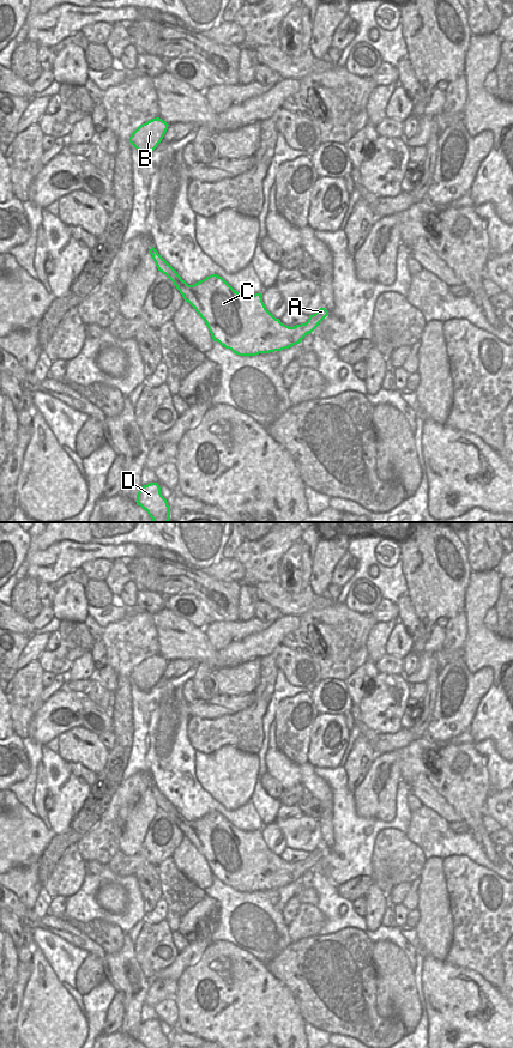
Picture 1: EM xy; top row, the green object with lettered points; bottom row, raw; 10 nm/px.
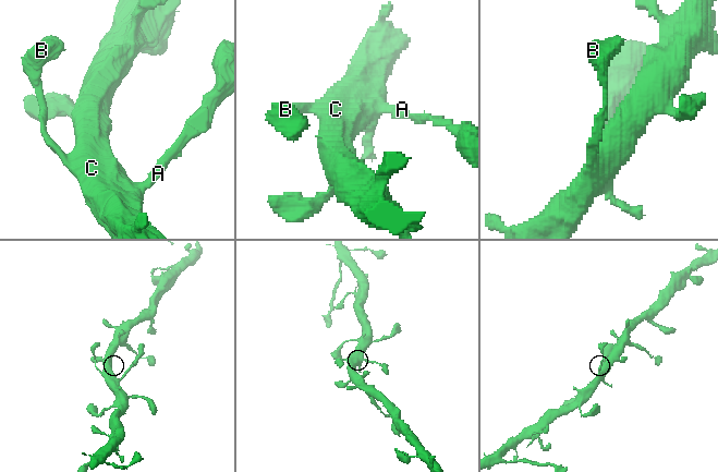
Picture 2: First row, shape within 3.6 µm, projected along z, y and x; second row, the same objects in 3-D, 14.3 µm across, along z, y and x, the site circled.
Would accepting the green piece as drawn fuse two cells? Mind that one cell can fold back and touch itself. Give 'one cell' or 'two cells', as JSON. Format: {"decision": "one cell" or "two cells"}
{"decision": "one cell"}

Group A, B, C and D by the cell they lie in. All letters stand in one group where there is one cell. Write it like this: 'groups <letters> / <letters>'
groups A B C D

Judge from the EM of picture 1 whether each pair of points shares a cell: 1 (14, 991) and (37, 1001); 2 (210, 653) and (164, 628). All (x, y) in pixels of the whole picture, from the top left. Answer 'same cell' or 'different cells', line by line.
1: different cells
2: same cell

